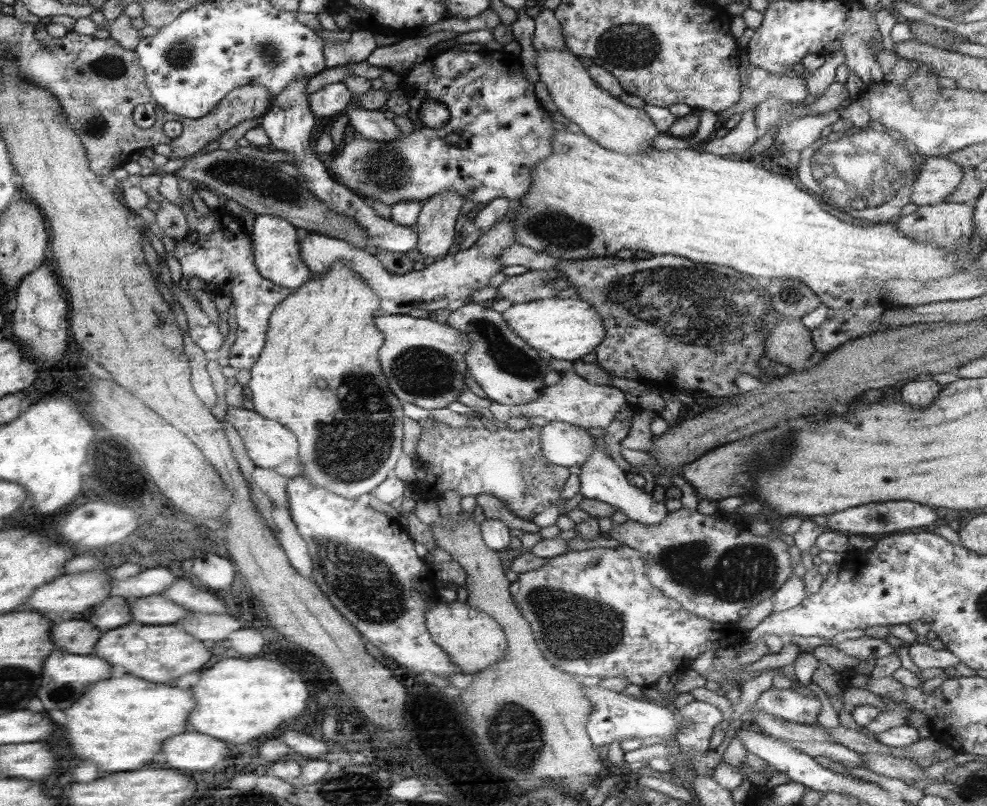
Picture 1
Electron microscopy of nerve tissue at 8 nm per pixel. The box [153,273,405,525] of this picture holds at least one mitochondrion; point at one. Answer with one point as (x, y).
(354, 442)

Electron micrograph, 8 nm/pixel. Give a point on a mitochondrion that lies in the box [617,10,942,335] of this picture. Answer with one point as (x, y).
(869, 170)

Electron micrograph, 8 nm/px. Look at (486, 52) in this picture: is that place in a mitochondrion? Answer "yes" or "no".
no

